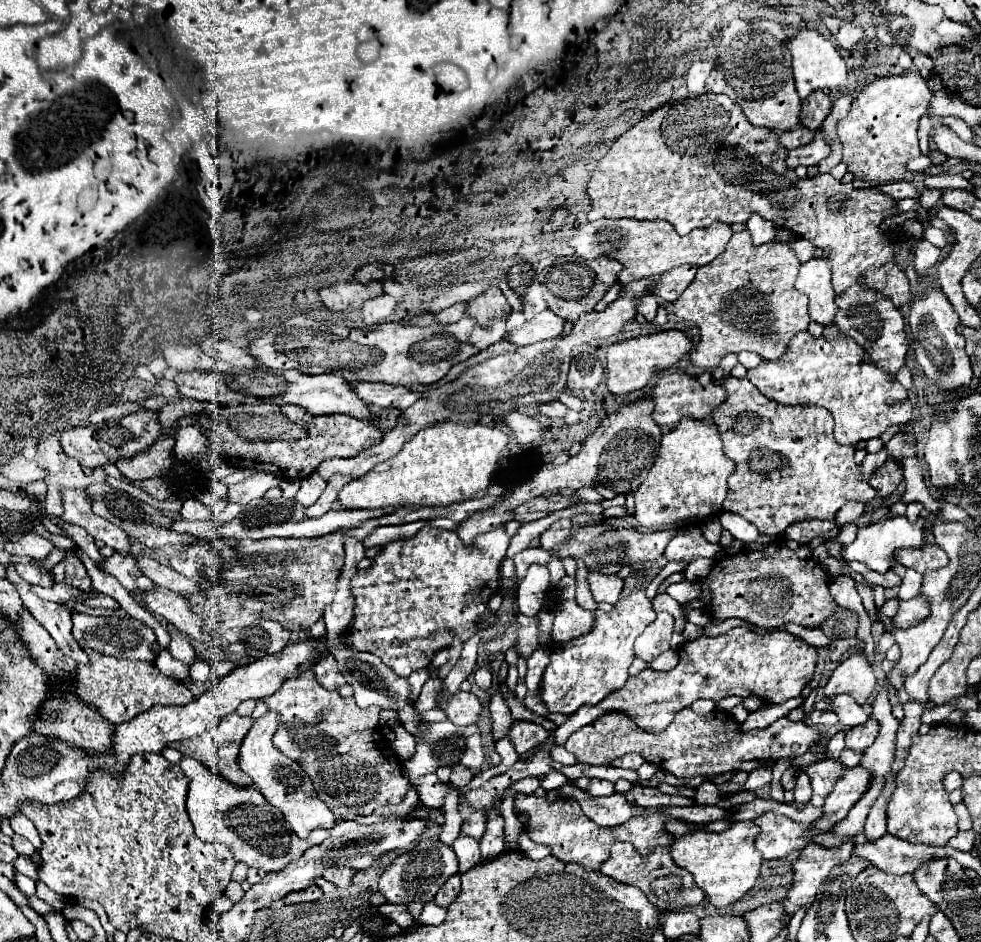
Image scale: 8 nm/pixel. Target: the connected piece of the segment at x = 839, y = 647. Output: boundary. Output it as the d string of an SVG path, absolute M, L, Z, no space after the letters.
M855 638L841 639L834 642L835 650L830 657L831 661L838 661L848 650L858 647L858 640Z

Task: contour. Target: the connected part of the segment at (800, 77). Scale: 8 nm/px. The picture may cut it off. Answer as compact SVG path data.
M800 30L790 42L790 54L792 54L792 70L794 70L794 80L796 80L796 90L802 102L808 100L808 96L814 90L842 90L848 84L848 68L836 46L826 40L822 34L816 30Z

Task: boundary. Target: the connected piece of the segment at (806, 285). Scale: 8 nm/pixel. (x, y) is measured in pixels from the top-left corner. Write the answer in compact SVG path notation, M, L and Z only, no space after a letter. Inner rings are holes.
M812 258L800 266L796 286L810 298L810 318L824 328L834 326L838 306L834 302L834 290L830 286L830 266L824 258Z

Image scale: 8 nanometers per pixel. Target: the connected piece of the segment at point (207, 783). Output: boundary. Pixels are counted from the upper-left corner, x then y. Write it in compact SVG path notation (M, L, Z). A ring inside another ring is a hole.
M190 756L180 760L180 768L190 778L186 810L194 824L196 836L206 842L226 844L234 858L246 866L262 868L264 872L280 872L286 868L286 864L298 860L306 848L321 844L329 836L327 830L320 828L314 830L308 840L300 840L290 826L286 826L282 814L278 814L278 810L274 810L274 806L270 806L270 802L266 802L266 798L262 798L254 786L238 788L214 774L214 770L206 770L206 766Z

